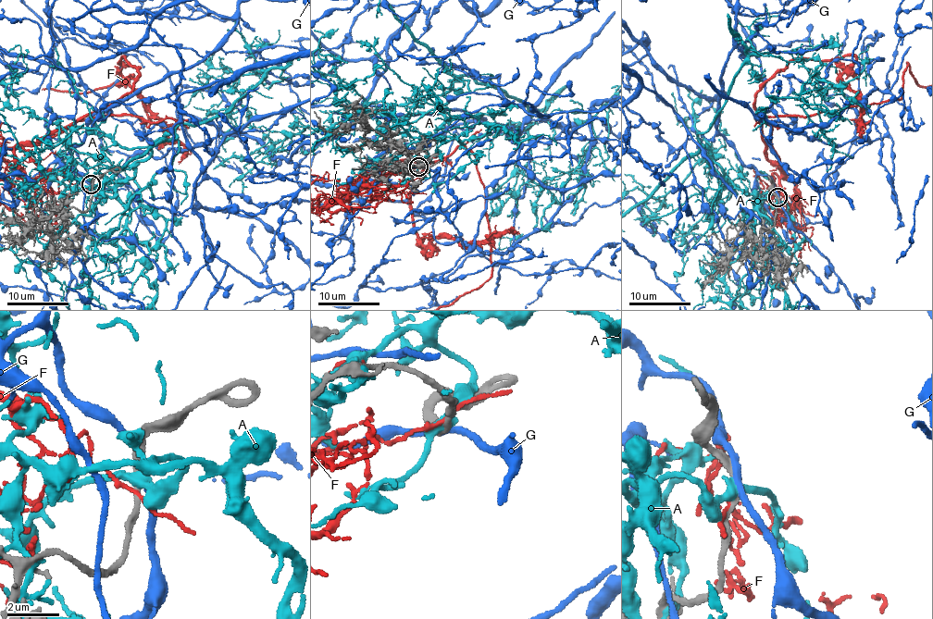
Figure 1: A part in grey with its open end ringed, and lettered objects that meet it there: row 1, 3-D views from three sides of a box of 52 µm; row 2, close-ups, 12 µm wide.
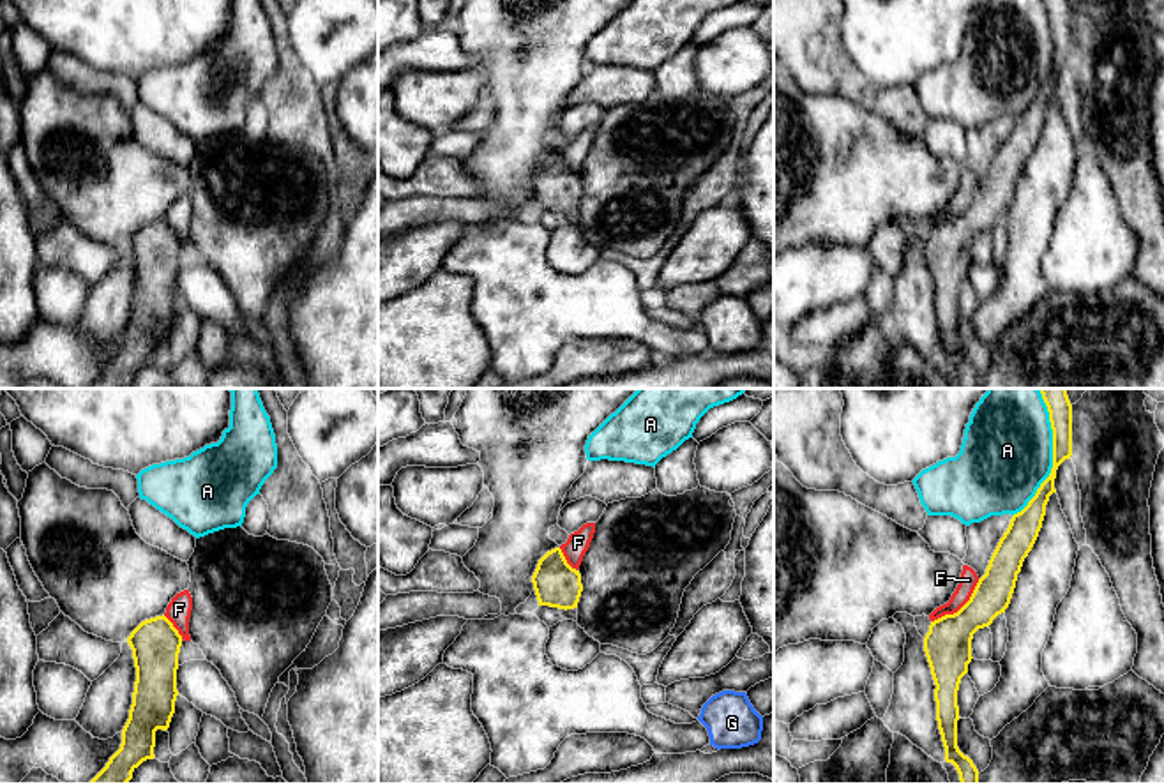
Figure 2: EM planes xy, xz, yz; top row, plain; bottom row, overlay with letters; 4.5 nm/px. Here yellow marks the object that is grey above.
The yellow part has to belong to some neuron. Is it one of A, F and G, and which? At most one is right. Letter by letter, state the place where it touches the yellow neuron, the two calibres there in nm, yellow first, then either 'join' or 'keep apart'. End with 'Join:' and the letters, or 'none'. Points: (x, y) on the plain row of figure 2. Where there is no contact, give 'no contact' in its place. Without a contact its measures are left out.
A: yz (1053, 62) | 110/420 nm | keep apart
F: yz (961, 212) | 220/80 nm | keep apart
G: no contact | keep apart
Join: none

